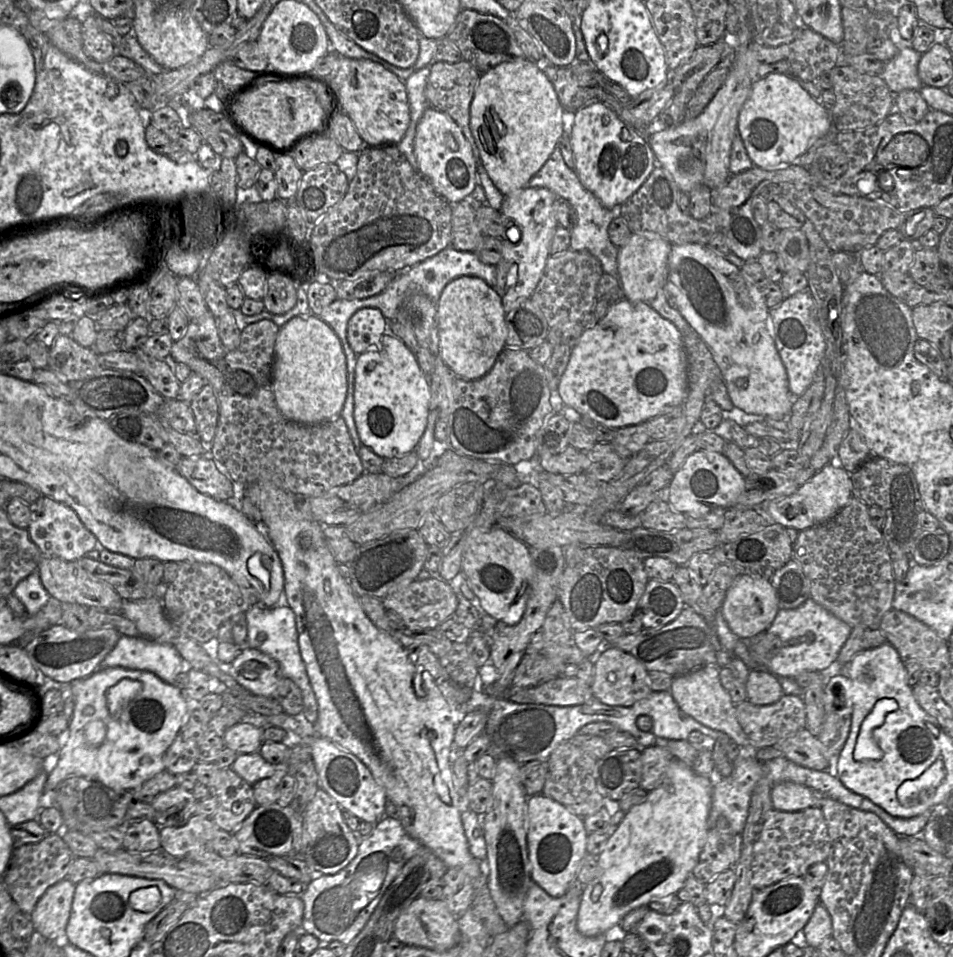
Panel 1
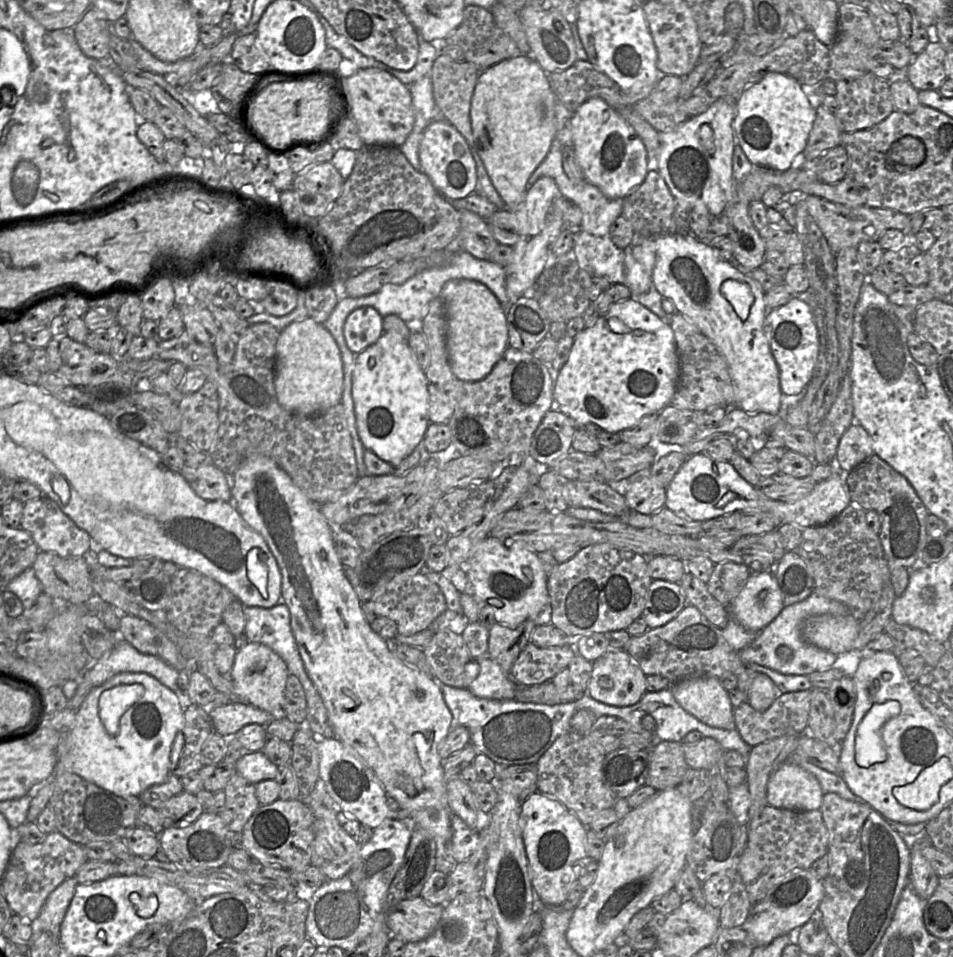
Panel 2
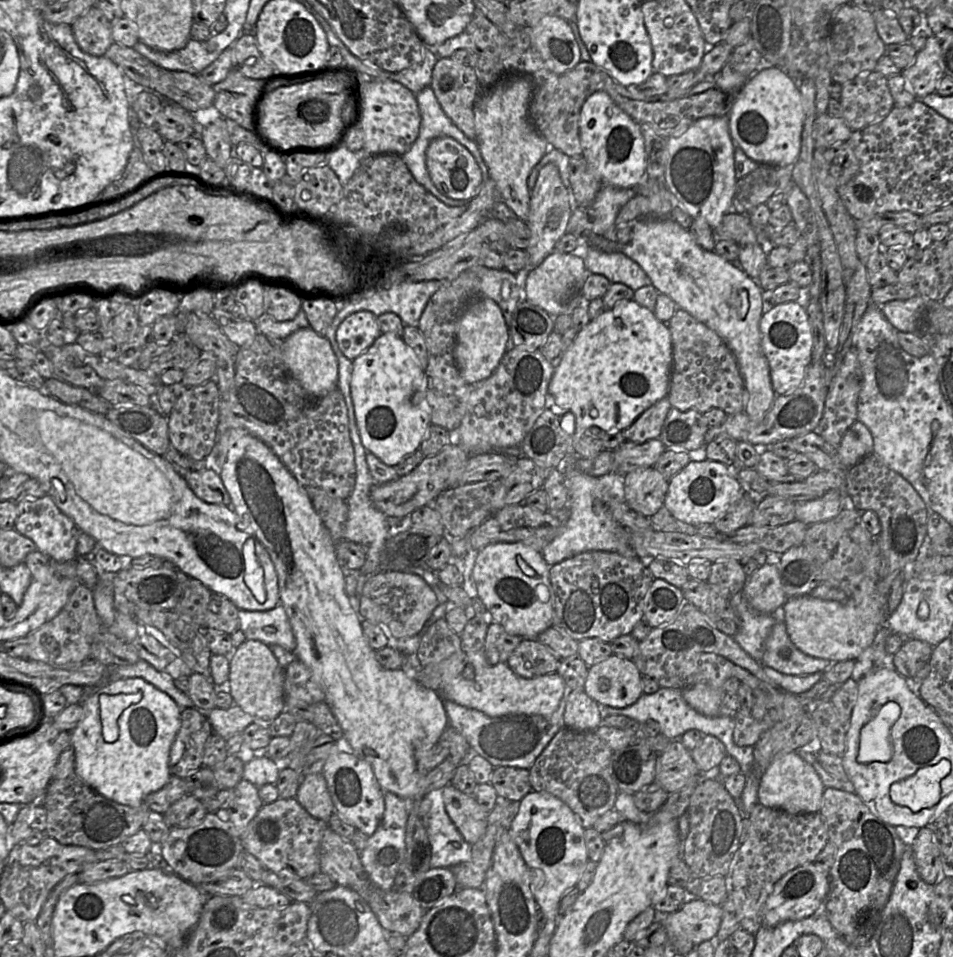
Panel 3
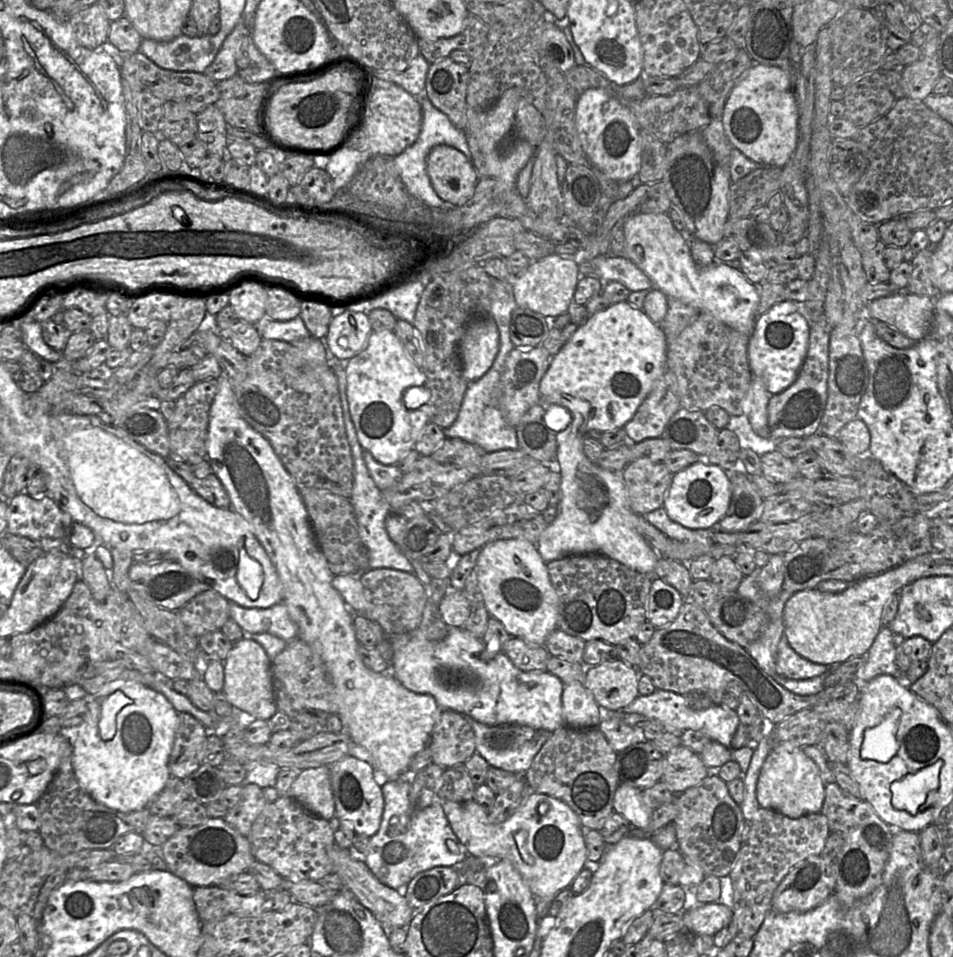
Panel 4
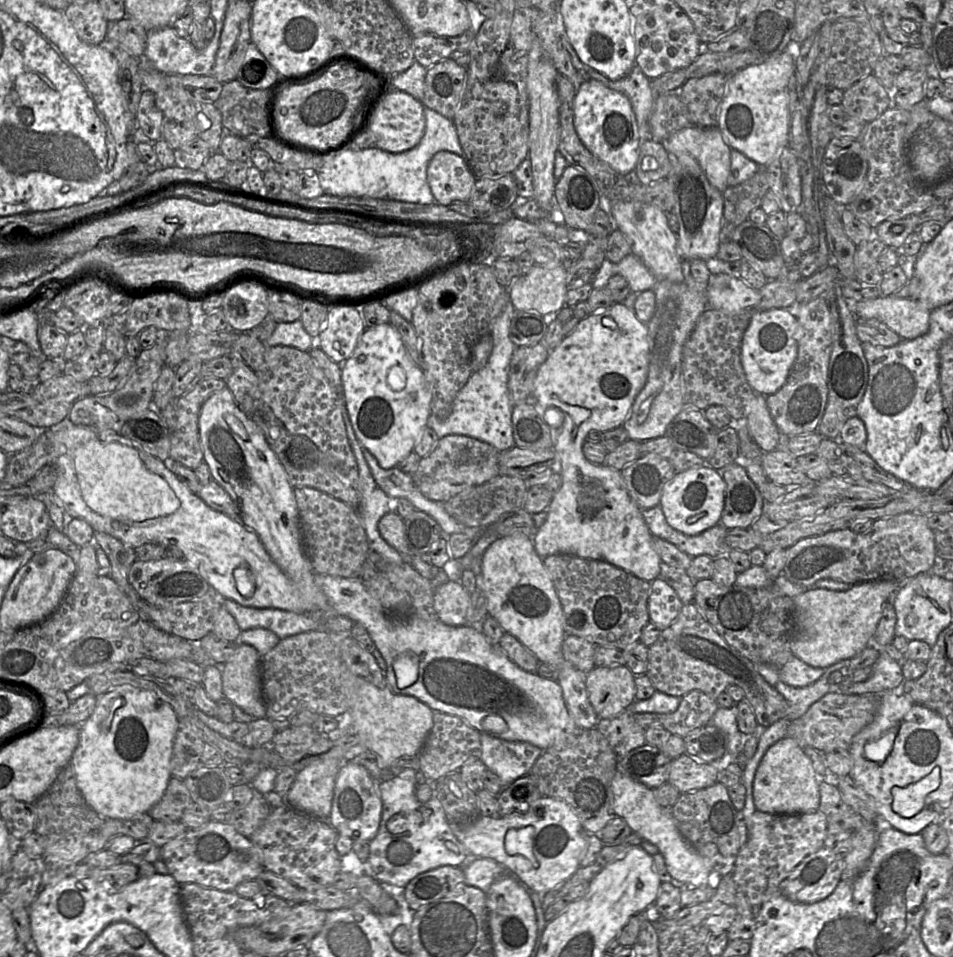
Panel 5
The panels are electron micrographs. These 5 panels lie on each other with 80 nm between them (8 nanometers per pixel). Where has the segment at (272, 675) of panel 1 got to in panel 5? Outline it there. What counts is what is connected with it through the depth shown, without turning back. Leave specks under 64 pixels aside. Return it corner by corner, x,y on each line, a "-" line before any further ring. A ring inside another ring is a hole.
239,643
234,654
221,666
223,697
255,719
266,718
261,692
260,661
261,655
254,647

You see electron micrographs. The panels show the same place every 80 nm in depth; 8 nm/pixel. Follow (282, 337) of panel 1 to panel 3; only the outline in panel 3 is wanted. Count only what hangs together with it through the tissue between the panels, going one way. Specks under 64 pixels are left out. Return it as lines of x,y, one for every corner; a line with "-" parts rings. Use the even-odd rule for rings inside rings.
311,327
300,329
284,340
283,360
291,379
309,398
322,398
338,387
339,365
331,343

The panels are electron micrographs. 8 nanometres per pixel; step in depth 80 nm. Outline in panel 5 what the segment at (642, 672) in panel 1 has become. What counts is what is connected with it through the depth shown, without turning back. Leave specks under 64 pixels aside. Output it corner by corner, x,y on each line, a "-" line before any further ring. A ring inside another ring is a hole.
626,665
594,667
585,675
589,702
599,719
610,719
635,700
634,674

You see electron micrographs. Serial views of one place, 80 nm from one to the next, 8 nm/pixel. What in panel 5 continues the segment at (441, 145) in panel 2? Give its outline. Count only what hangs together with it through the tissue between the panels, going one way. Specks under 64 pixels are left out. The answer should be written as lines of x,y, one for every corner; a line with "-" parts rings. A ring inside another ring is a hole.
449,151
437,152
427,169
431,192
441,205
468,202
476,179
466,159

